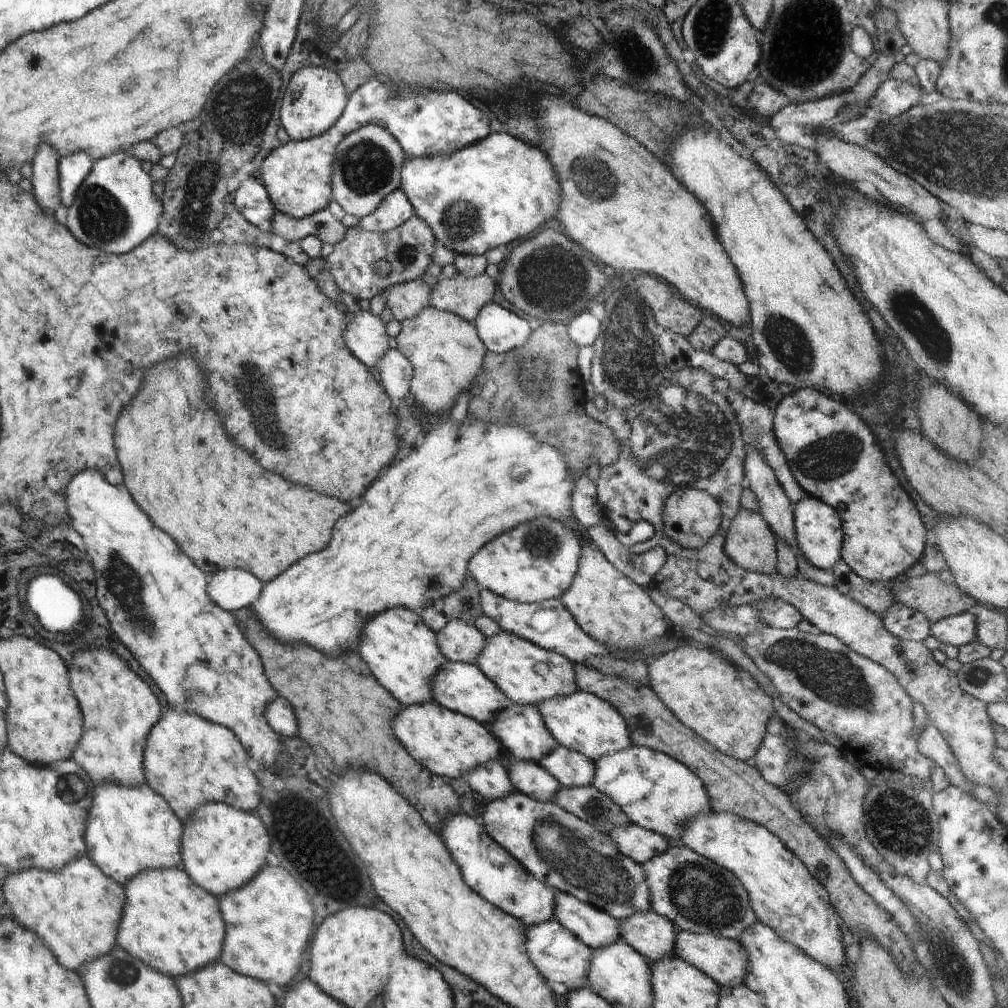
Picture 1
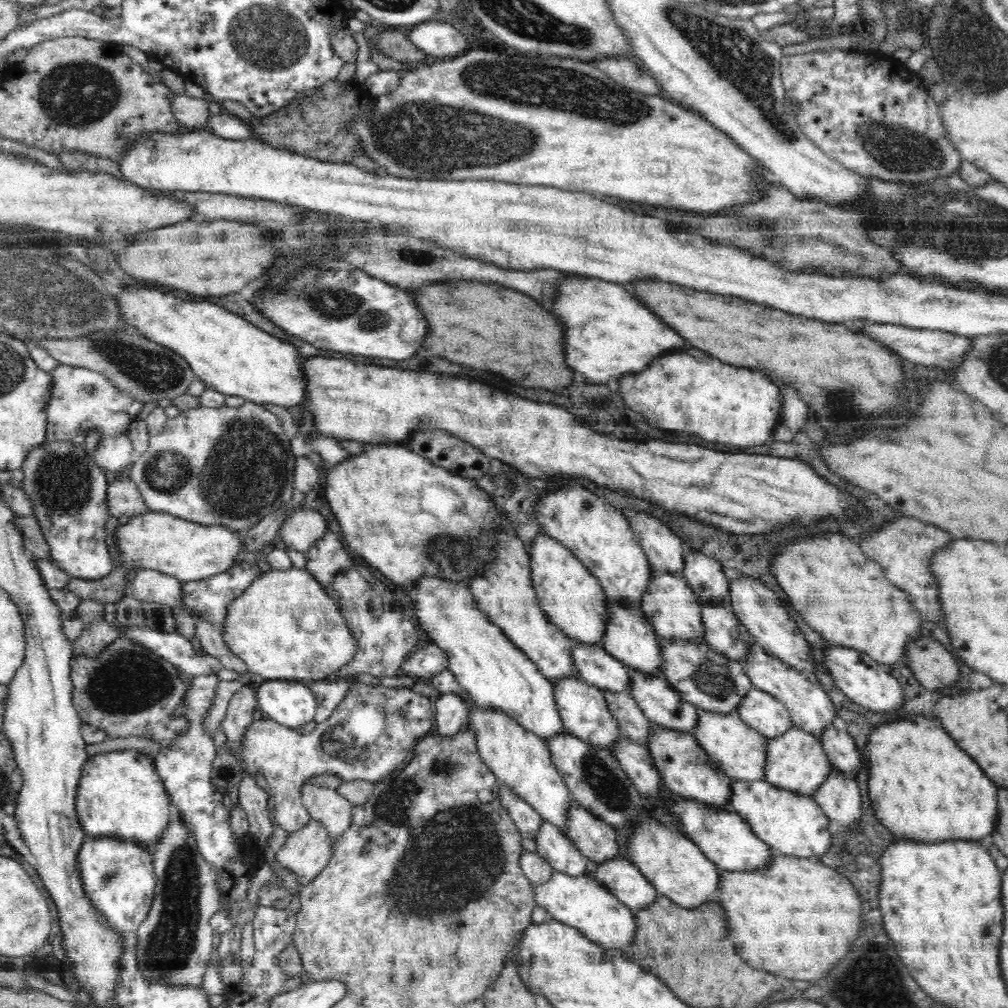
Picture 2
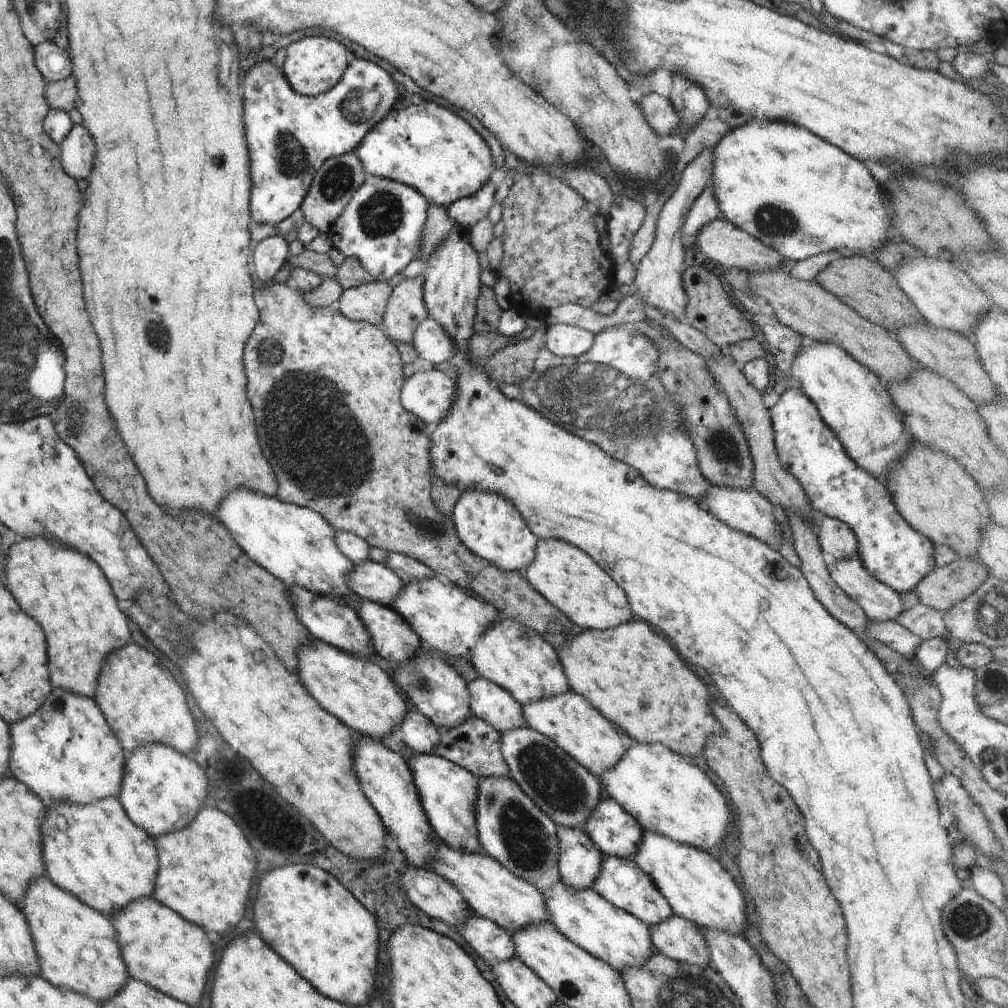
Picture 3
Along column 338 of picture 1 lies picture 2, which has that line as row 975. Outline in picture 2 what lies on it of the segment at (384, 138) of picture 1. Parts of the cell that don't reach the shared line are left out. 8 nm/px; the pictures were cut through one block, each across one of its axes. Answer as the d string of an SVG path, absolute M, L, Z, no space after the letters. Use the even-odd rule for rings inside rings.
M176 808L172 809L171 821L164 830L158 844L153 846L153 870L156 888L153 894L148 916L137 930L136 958L144 980L148 984L165 984L166 986L202 986L204 974L214 950L214 929L209 923L210 917L221 909L219 905L218 875L213 866L206 862L197 851L197 842L187 824L180 819Z

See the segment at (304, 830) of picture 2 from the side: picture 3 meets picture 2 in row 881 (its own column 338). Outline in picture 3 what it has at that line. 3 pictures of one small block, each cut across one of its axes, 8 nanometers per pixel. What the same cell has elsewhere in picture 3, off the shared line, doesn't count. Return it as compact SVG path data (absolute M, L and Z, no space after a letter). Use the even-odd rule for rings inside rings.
M370 282L358 287L344 289L336 303L342 317L352 321L365 321L380 325L392 288L387 283Z

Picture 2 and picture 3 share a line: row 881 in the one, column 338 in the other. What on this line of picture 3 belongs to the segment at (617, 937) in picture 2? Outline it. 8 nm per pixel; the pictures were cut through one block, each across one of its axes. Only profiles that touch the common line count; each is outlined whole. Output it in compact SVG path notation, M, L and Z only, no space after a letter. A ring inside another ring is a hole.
M249 489L231 491L218 506L215 513L219 522L226 528L230 537L242 548L242 551L256 564L262 566L273 576L282 580L286 586L299 585L307 590L322 595L337 595L346 602L349 599L350 588L345 577L354 569L354 564L344 557L336 547L335 529L315 511L293 503L281 502L276 497L264 495Z

